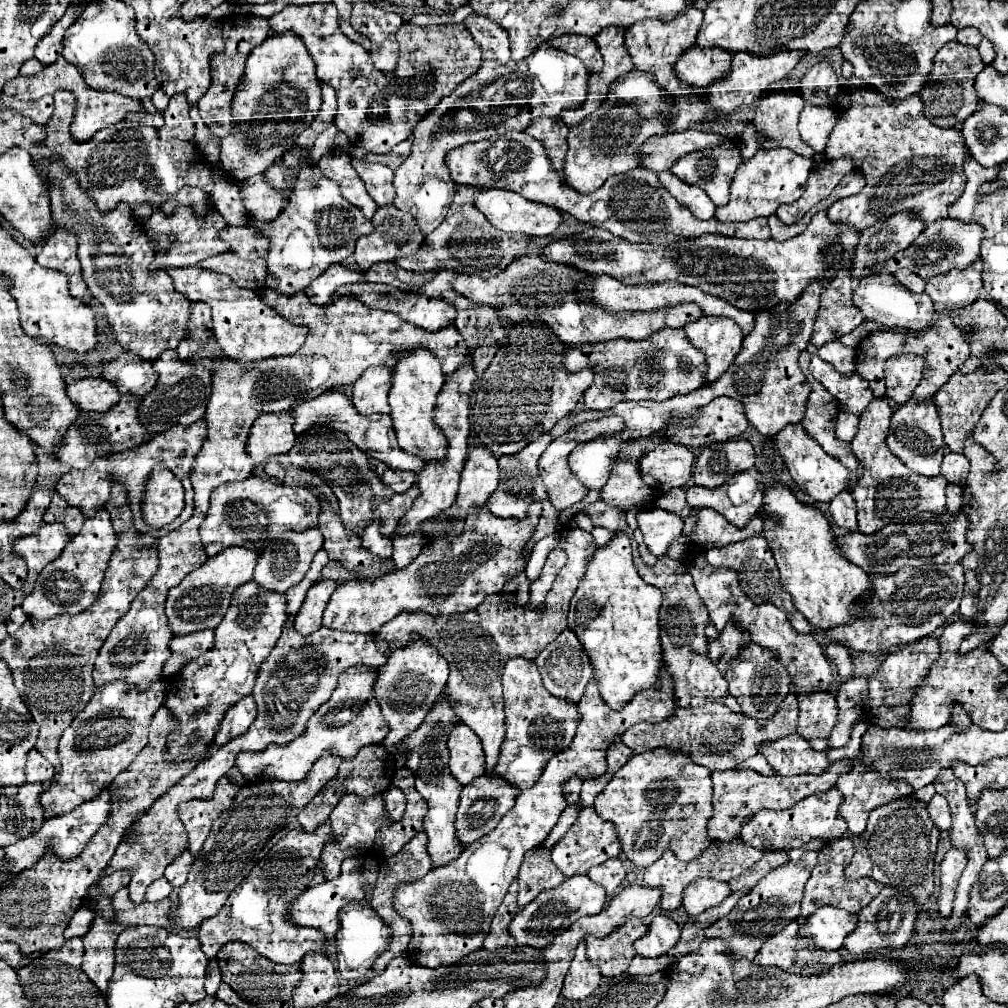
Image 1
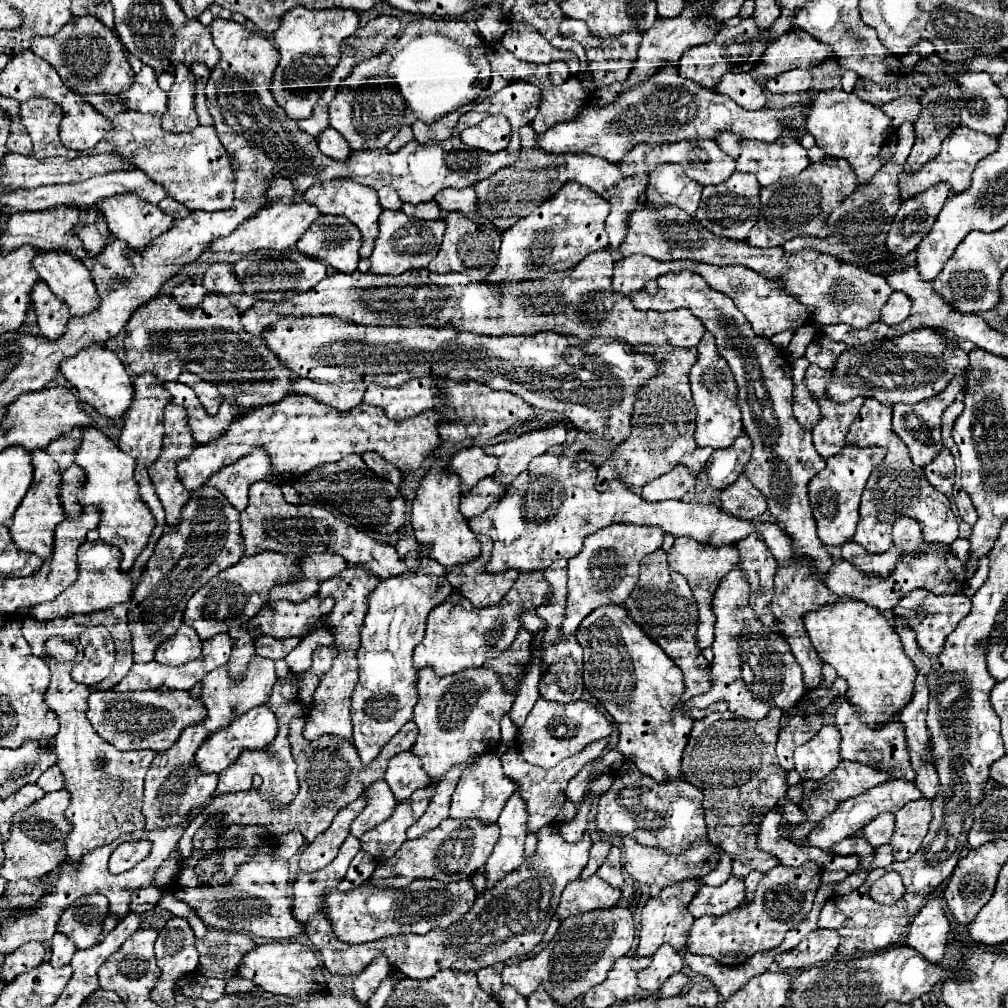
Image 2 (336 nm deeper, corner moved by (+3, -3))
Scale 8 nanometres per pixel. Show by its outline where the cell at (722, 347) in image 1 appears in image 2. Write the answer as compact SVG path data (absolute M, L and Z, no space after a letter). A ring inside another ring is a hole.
M706 332L696 346L698 362L690 370L690 386L696 404L696 444L712 448L728 448L742 434L740 410L736 406L736 382L730 374L726 360L718 354L714 336Z

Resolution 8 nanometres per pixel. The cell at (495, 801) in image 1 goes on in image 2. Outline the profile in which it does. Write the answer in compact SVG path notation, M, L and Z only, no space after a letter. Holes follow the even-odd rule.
M446 818L438 828L430 830L428 834L406 840L394 854L394 858L378 864L370 882L374 886L390 888L406 888L412 880L422 876L436 878L440 882L460 882L486 864L498 840L498 834L500 830L496 822L490 822L490 826L486 826L486 822L476 822L476 818Z

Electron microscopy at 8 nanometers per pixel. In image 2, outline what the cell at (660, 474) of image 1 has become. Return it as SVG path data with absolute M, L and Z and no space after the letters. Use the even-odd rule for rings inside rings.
M678 464L668 474L662 474L650 480L650 484L642 486L642 498L648 502L660 502L670 498L680 500L690 488L694 488L694 484L696 484L696 476L690 474L686 466Z

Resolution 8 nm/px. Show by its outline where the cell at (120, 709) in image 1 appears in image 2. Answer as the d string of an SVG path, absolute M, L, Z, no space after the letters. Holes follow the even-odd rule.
M96 690L88 698L88 720L90 722L106 722L102 726L108 726L112 722L112 736L104 736L104 732L110 732L108 728L102 728L102 738L116 746L118 750L168 750L180 736L180 732L194 724L200 722L206 716L206 708L198 698L190 698L190 692L184 690L144 690L144 692L130 692L130 694L118 694L116 690ZM122 724L122 738L120 732Z

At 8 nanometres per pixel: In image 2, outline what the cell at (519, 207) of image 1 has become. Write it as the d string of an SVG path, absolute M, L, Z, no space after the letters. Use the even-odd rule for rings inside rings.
M446 188L442 192L436 194L434 198L442 210L456 210L462 214L478 214L478 198L474 188L464 188L464 190L454 190L454 188Z

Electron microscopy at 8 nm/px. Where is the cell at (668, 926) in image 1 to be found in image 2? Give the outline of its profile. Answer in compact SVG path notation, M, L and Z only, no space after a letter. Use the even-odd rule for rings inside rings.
M660 946L652 956L652 964L638 972L638 984L648 992L656 992L668 980L668 976L680 972L682 966L684 958L672 946Z

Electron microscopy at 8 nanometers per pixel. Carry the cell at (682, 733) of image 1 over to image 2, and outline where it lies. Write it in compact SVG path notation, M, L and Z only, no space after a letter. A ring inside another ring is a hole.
M772 710L764 722L754 722L738 718L730 712L710 714L702 720L694 720L692 736L684 748L682 756L682 778L692 782L704 792L704 810L710 840L720 850L726 850L734 856L732 876L744 880L750 872L768 872L778 866L778 858L762 852L754 846L756 830L760 822L750 824L750 808L770 810L786 796L786 772L778 766L776 760L776 740L778 740L778 722L782 710Z

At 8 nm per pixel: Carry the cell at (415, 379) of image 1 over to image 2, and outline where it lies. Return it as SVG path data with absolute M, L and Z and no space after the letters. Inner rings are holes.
M442 458L434 460L434 466L426 472L426 476L418 482L416 498L412 504L410 524L414 528L414 536L422 544L432 544L432 550L428 552L430 558L446 566L446 570L454 568L456 564L470 562L480 552L480 542L476 540L474 532L468 528L468 520L460 514L460 478L458 474L450 472Z

